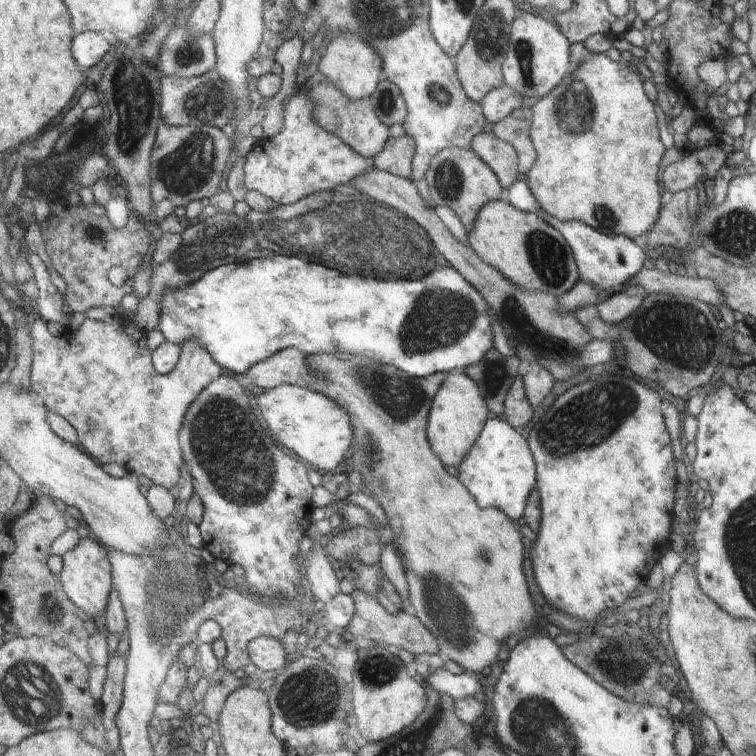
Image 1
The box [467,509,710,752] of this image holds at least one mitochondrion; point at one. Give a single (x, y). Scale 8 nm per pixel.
(619, 663)

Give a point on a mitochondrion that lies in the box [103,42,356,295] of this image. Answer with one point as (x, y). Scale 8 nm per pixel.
(134, 95)

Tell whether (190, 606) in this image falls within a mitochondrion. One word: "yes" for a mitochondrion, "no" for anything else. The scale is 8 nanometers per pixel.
yes

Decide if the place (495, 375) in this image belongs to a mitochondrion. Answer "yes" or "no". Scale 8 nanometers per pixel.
yes

